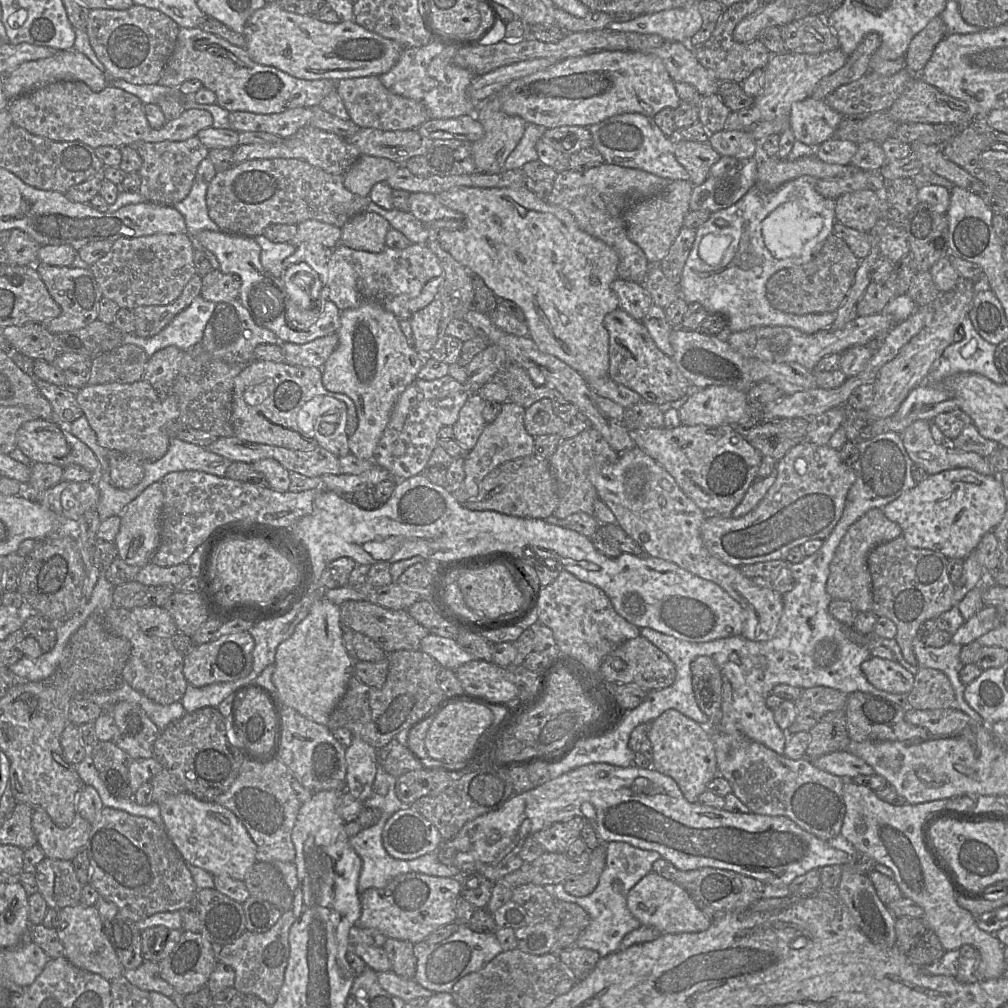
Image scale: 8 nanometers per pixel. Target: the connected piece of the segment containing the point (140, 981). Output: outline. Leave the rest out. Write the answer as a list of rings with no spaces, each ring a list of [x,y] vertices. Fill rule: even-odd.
[[[144,960],[134,970],[125,970],[123,976],[137,988],[151,992],[161,993],[169,998],[175,993],[174,988],[161,978],[158,963],[151,960]]]

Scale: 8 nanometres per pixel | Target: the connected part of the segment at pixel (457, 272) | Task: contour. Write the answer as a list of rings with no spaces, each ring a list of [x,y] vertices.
[[[436,240],[426,243],[438,257],[443,269],[443,279],[437,298],[442,302],[440,336],[453,319],[464,319],[472,309],[473,284],[472,273],[443,250]]]

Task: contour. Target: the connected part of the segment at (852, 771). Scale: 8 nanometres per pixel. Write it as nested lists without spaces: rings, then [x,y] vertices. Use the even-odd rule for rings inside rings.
[[[846,750],[835,751],[812,761],[817,768],[845,780],[859,775],[874,775],[874,769],[861,758]]]

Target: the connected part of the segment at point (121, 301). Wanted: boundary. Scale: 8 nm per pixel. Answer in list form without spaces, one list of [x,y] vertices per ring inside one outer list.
[[[187,233],[154,234],[140,237],[120,237],[110,251],[92,264],[93,273],[103,297],[115,302],[120,308],[133,310],[139,306],[168,305],[182,293],[184,287],[196,274],[194,266],[194,247]]]

